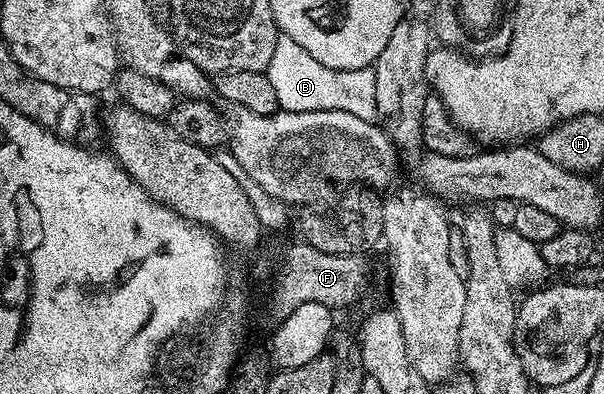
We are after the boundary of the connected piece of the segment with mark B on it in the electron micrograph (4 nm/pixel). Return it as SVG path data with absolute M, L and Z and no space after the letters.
M280 33L277 48L273 48L273 60L269 60L265 71L269 84L273 84L273 92L277 92L279 110L289 112L321 112L336 110L351 112L353 116L361 116L361 120L375 122L377 118L377 96L375 95L374 69L334 70L325 68L318 60L313 60L297 40Z

